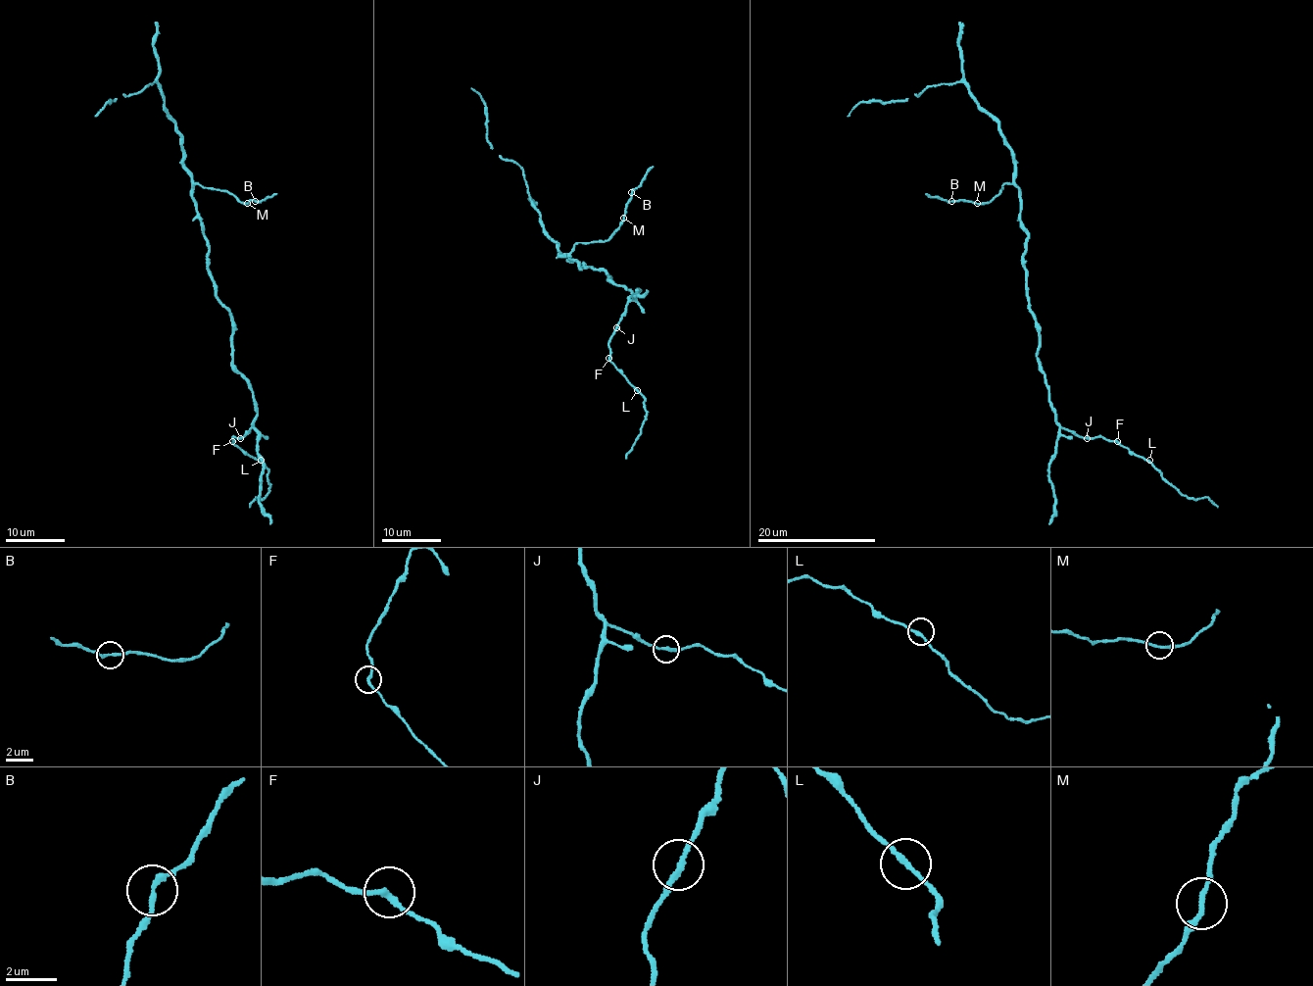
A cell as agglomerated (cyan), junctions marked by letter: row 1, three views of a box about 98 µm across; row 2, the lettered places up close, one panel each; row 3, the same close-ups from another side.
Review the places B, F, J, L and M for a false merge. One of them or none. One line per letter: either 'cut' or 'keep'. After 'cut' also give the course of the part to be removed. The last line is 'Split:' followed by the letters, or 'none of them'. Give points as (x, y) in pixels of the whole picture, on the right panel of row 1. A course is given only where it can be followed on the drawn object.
B: keep
F: keep
J: keep
L: keep
M: keep
Split: none of them

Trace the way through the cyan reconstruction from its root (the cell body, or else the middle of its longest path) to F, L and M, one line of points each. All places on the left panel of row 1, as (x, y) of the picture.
F: (212, 276), (215, 297), (231, 318), (232, 367), (246, 380), (257, 412), (249, 430), (232, 441)
L: (212, 276), (215, 297), (231, 318), (232, 367), (246, 380), (257, 412), (234, 444), (261, 460)
M: (212, 276), (208, 268), (208, 240), (199, 219), (193, 185), (225, 189), (240, 201), (247, 203)

